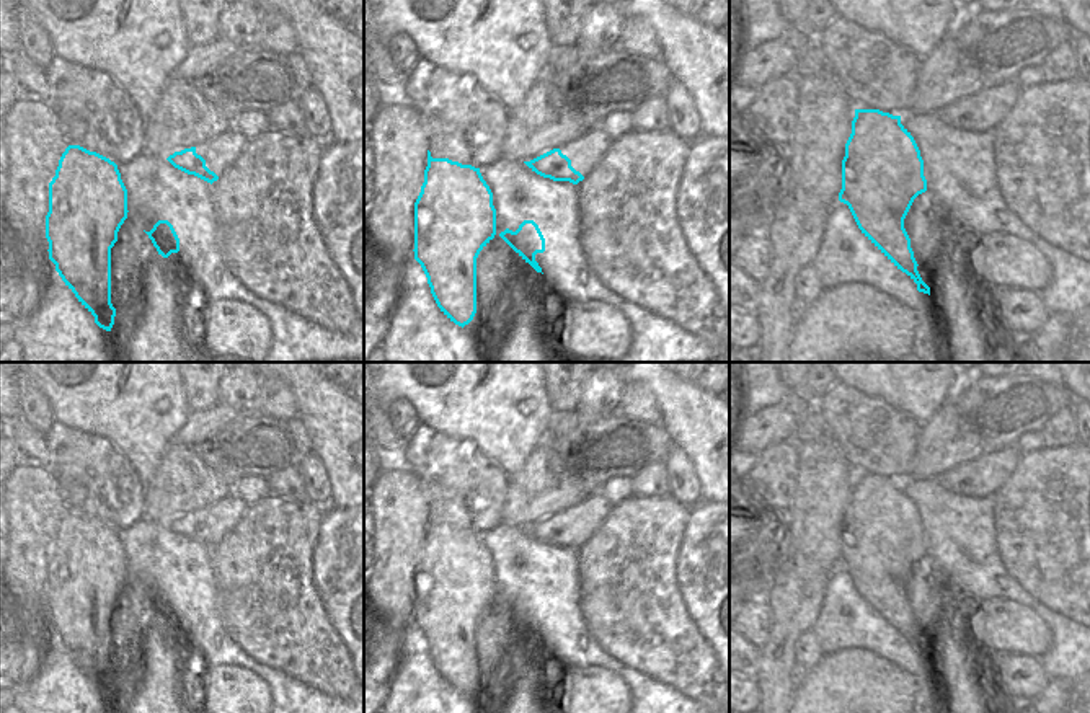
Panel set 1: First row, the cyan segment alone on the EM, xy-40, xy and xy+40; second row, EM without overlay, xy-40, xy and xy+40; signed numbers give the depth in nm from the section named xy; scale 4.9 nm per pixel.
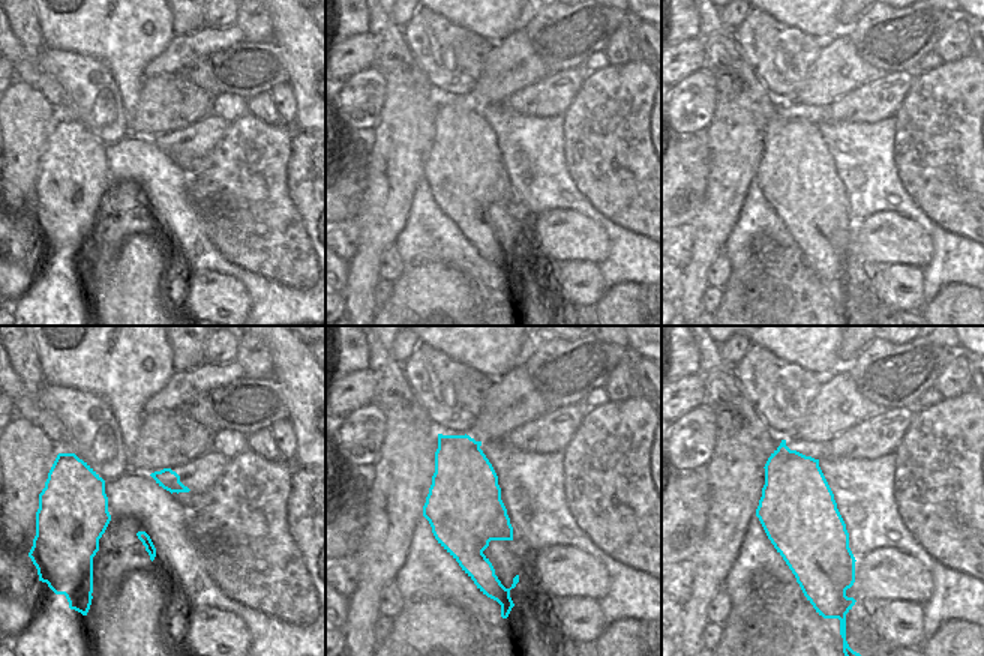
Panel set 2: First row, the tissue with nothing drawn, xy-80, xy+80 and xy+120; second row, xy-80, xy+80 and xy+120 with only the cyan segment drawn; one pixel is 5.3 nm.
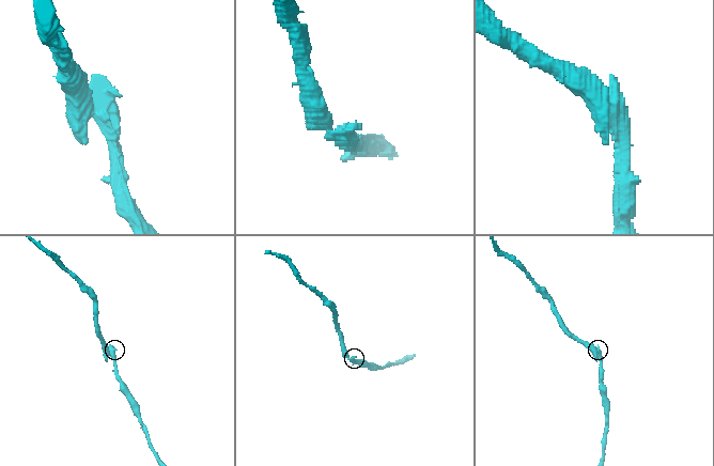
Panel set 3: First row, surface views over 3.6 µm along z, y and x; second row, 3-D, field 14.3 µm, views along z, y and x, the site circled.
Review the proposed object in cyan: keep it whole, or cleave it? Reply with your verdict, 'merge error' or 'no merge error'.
no merge error

